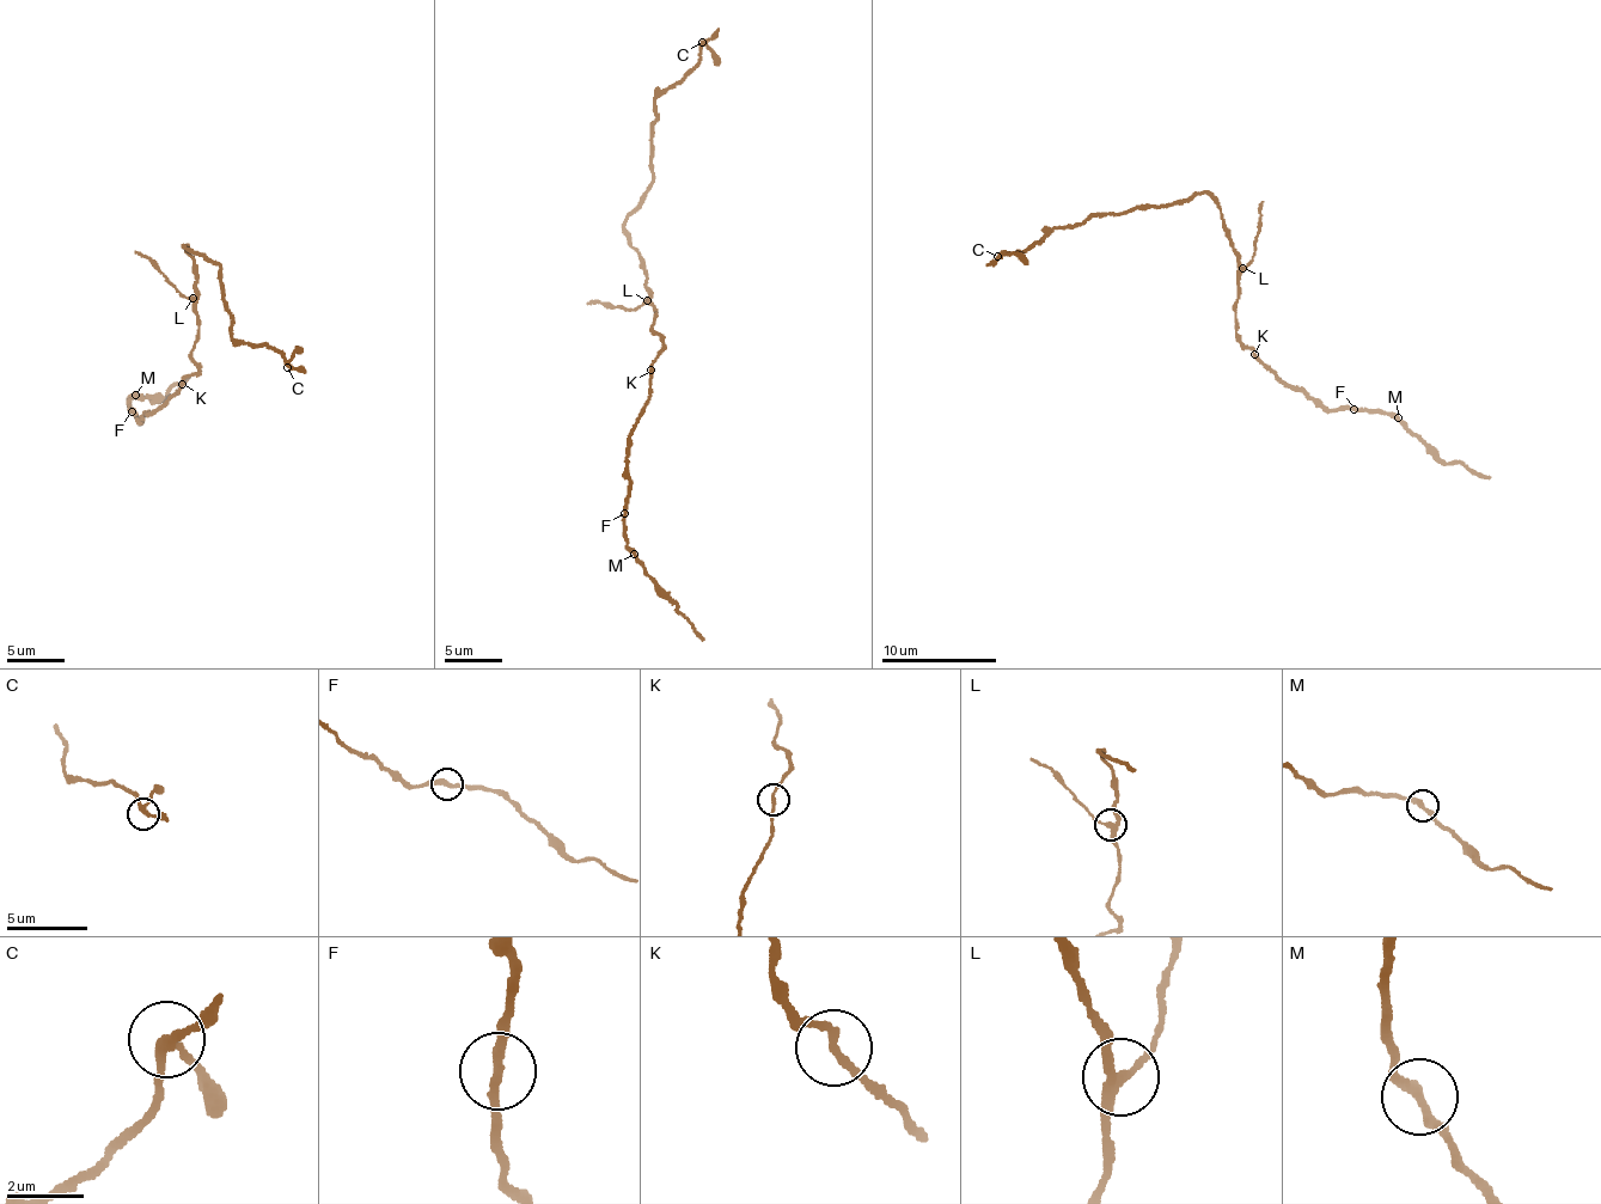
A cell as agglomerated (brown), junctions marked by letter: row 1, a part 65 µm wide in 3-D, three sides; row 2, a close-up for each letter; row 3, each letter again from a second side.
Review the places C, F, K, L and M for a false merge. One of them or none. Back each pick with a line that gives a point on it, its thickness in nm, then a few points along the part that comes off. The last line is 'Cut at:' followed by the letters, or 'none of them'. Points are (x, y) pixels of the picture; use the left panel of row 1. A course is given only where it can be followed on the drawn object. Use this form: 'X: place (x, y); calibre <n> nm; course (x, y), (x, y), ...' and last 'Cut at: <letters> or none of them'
L: place (193, 298); calibre 240 nm; course (191, 297), (134, 251)
Cut at: L

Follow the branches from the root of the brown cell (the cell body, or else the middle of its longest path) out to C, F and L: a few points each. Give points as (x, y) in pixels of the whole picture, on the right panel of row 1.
C: (1238, 300), (1238, 252), (1208, 194), (1052, 226), (1038, 243), (997, 256)
F: (1238, 300), (1235, 335), (1241, 346), (1254, 350), (1257, 361), (1275, 372), (1275, 379), (1318, 404), (1354, 409)
L: (1238, 300), (1244, 267)

